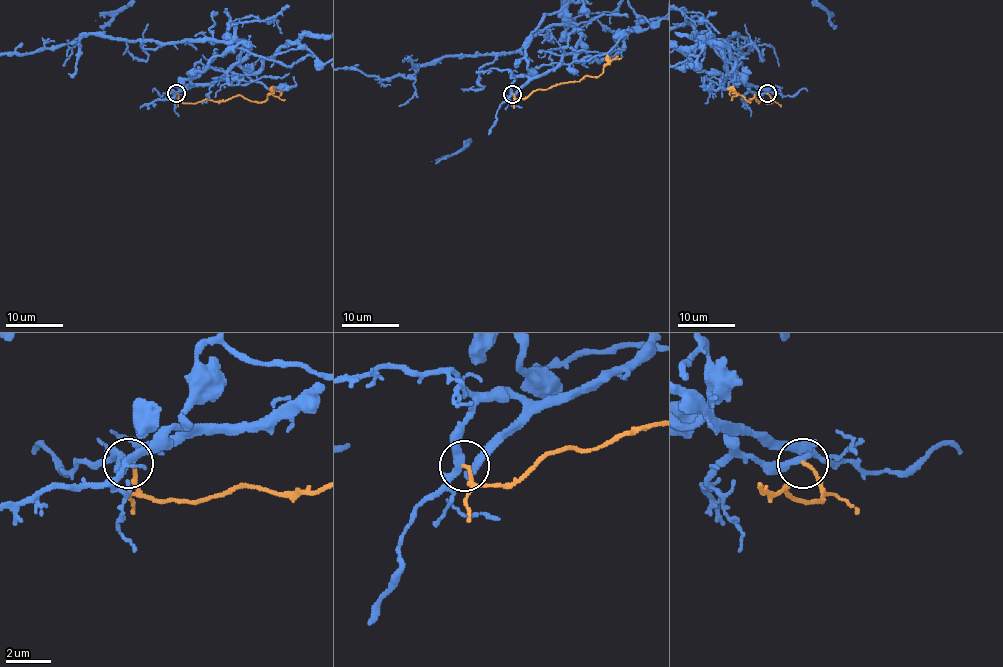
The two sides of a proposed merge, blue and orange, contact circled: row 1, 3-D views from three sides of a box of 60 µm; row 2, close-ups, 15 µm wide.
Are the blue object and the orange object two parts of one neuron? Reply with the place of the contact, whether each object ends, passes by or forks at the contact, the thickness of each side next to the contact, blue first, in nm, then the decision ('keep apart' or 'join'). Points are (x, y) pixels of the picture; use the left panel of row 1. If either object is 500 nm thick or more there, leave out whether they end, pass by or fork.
place (176, 93); blue forks; orange ends; calibres 260 and 160 nm; keep apart

